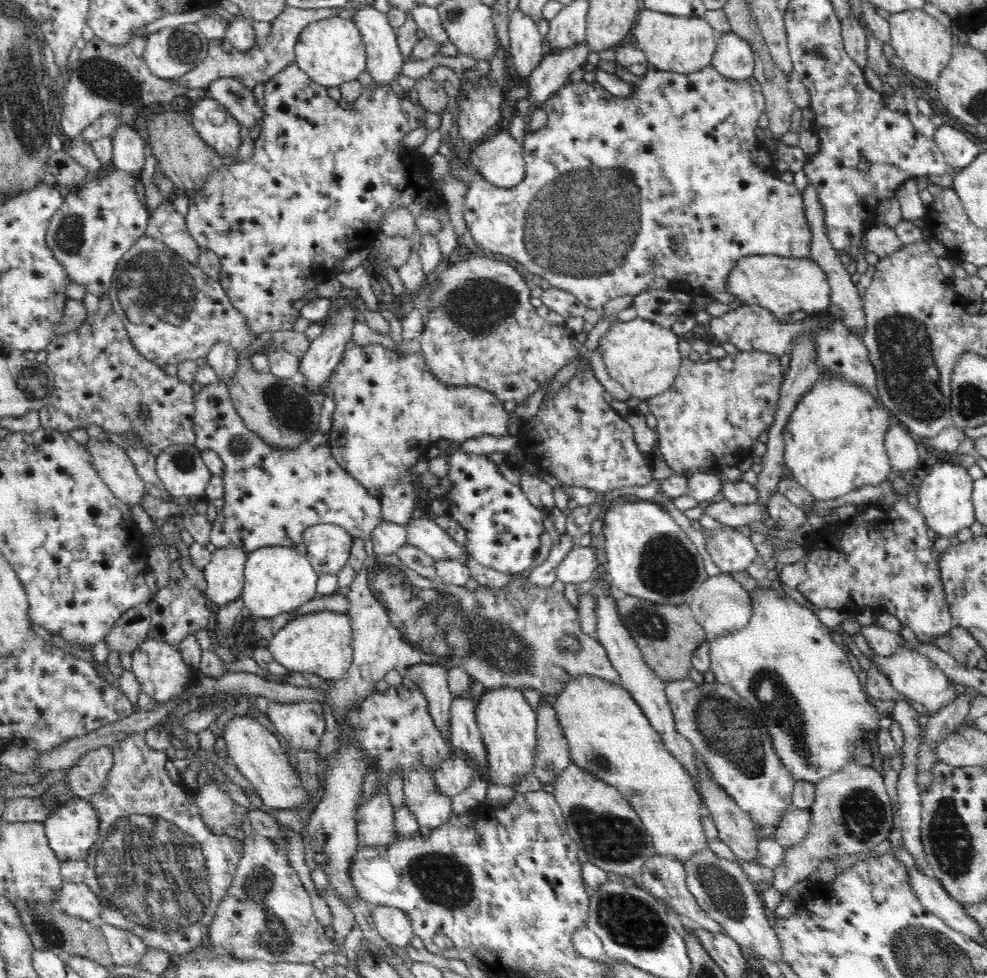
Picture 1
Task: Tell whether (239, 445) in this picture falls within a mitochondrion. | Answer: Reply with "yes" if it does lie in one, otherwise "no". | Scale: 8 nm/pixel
yes

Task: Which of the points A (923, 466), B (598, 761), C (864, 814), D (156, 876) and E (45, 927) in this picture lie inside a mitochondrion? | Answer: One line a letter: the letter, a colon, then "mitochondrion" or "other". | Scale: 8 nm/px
A: other
B: mitochondrion
C: mitochondrion
D: mitochondrion
E: mitochondrion

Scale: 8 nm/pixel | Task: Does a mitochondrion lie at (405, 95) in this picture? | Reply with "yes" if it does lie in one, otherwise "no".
no

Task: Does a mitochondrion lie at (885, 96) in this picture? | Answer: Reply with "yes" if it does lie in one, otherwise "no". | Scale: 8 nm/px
no

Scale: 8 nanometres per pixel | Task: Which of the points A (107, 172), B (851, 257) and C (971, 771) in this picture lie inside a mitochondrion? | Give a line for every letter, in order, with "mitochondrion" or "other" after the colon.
A: other
B: other
C: other

